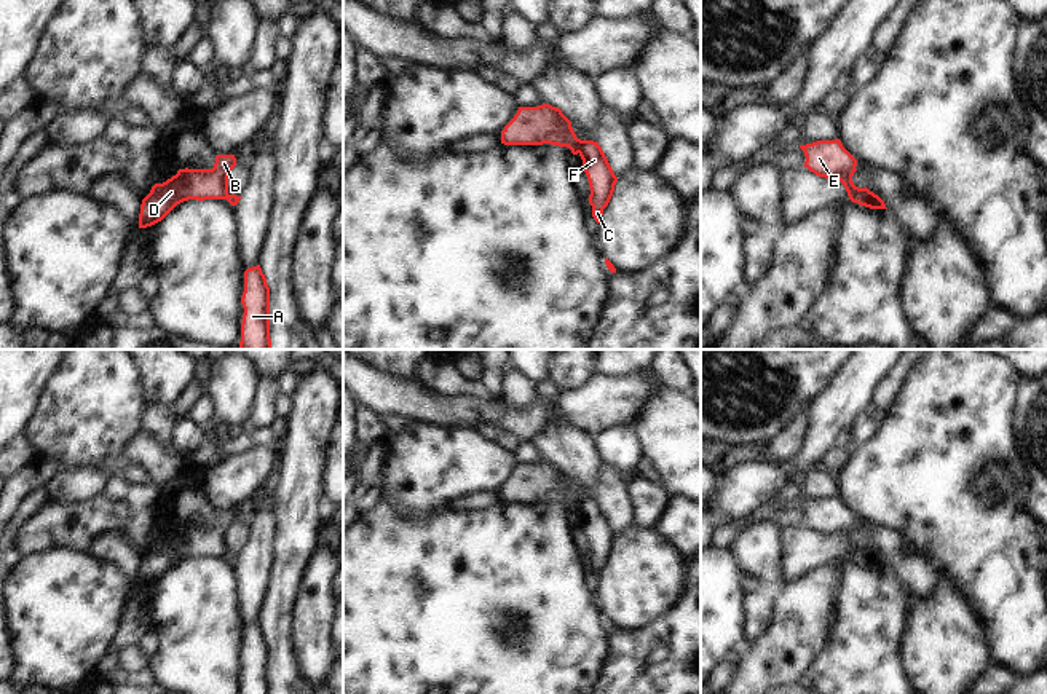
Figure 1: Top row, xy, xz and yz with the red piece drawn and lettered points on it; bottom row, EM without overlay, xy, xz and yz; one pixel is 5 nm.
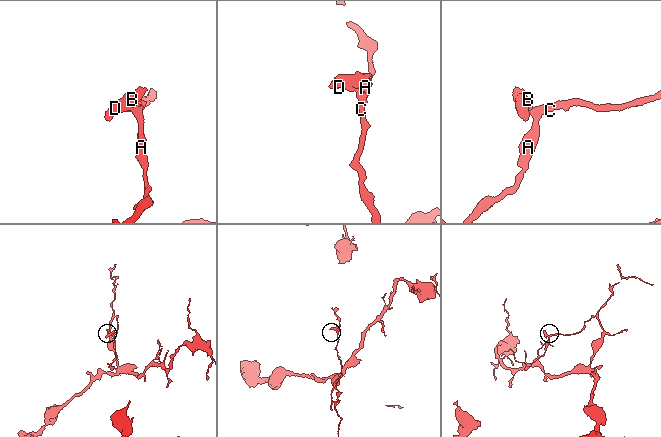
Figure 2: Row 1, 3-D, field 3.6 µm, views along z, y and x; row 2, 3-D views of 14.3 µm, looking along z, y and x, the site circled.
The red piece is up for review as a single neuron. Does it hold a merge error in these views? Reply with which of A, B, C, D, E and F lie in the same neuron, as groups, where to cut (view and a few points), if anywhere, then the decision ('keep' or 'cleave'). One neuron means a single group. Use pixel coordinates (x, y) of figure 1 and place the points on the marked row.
groups A C F / B D E; cut xz (584, 141), (578, 152); cleave

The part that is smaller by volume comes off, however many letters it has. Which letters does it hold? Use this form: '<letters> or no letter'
B, D, E

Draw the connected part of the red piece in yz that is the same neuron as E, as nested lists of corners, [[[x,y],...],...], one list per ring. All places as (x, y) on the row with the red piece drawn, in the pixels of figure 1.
[[[840,139],[817,140],[800,145],[804,152],[804,168],[819,177],[840,180],[847,196],[854,196],[860,188],[854,185],[852,175],[857,171],[857,160],[843,147]]]

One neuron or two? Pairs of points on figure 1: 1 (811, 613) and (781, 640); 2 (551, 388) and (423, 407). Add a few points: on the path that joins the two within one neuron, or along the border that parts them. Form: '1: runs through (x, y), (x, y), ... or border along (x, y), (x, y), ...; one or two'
1: runs through (803, 621), (789, 638); one
2: border along (564, 391), (556, 398), (541, 399); two

